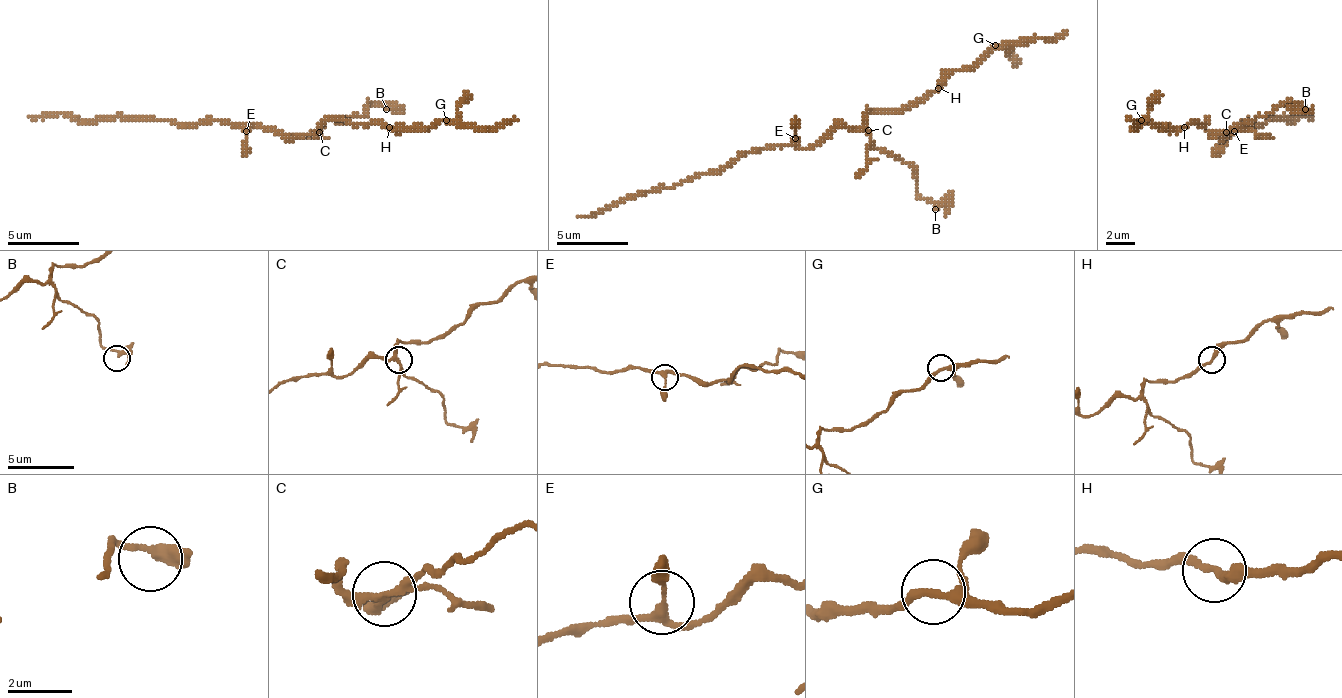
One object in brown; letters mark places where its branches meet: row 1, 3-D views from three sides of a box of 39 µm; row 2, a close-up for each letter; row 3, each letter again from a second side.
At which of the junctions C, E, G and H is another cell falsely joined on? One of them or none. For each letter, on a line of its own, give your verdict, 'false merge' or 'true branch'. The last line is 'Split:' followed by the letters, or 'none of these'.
C: false merge
E: true branch
G: true branch
H: true branch
Split: C

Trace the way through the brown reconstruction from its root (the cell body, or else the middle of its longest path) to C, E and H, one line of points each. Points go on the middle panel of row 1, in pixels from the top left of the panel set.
C: (831, 134), (838, 127), (863, 127), (867, 131)
E: (831, 134), (824, 134), (806, 149), (802, 149), (795, 138)
H: (831, 134), (838, 127), (860, 127), (867, 109), (917, 106), (938, 88)

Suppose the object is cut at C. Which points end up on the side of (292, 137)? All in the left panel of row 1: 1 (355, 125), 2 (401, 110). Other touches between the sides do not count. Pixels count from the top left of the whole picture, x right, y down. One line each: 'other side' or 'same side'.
1: same side
2: other side

